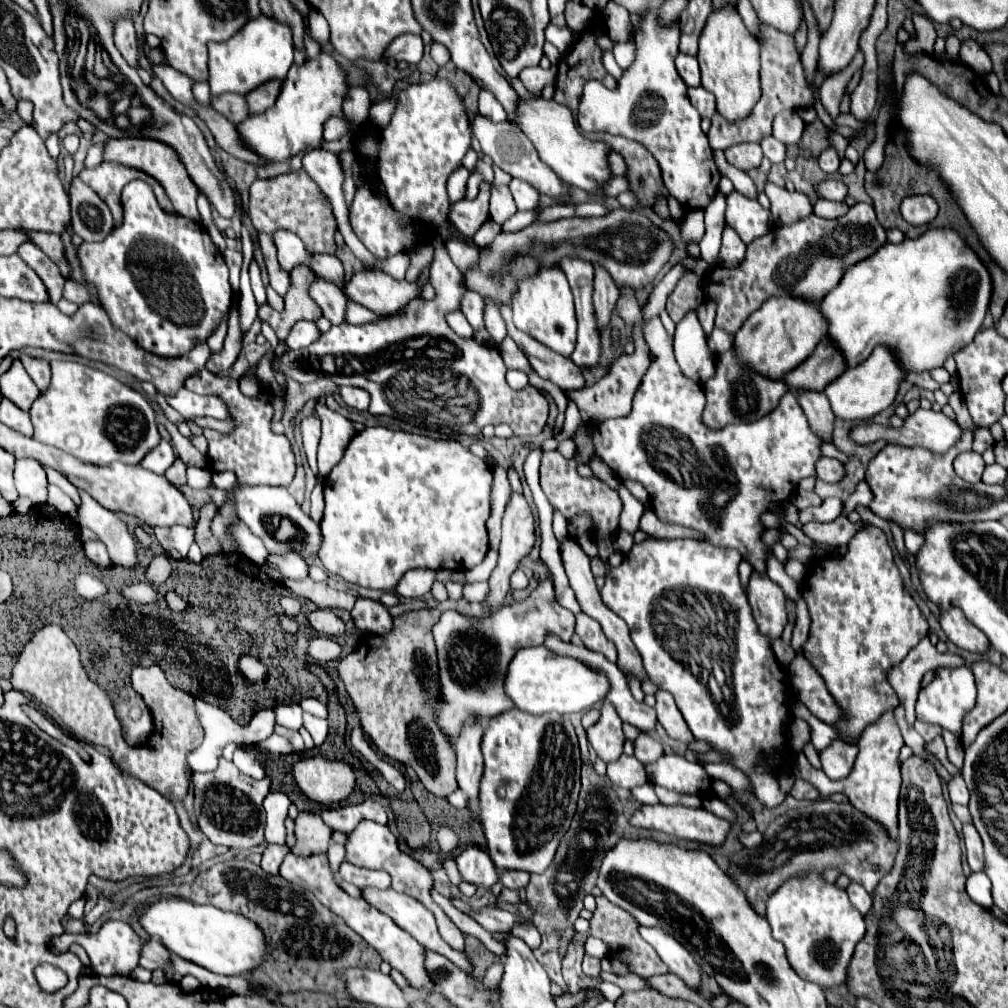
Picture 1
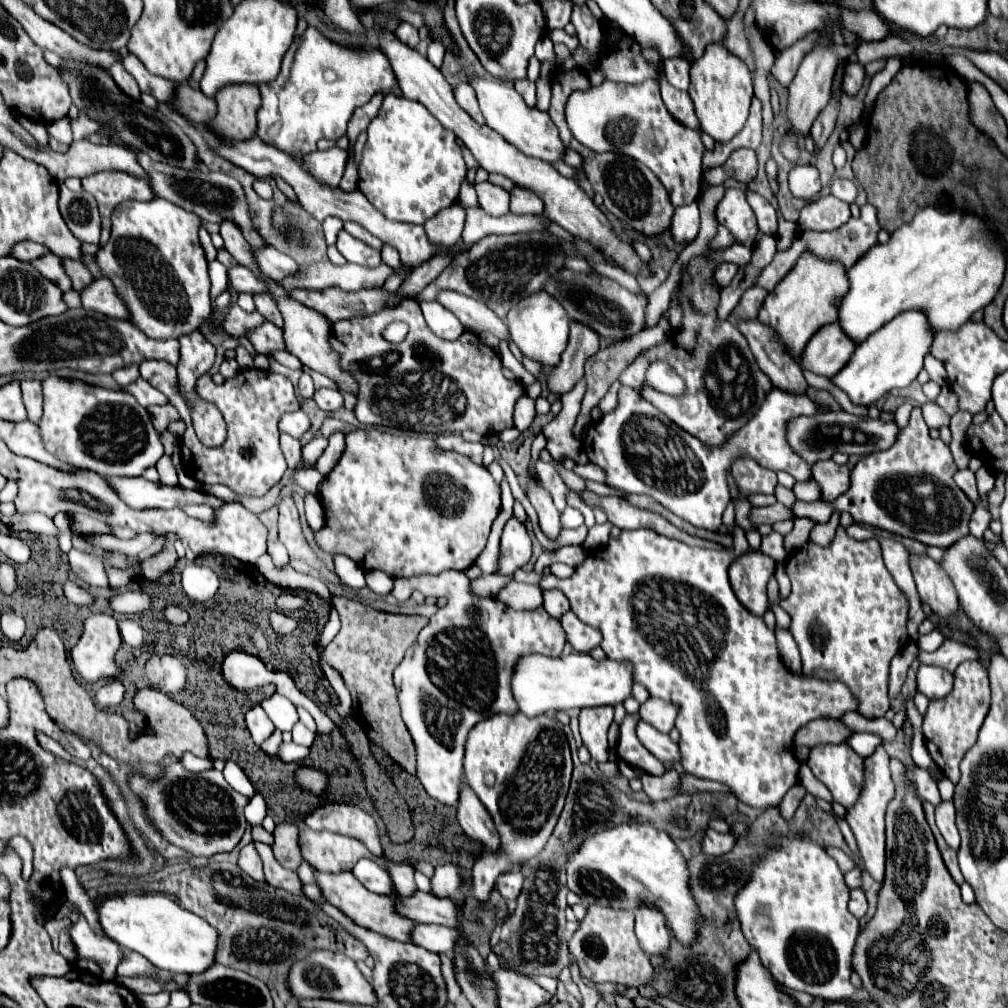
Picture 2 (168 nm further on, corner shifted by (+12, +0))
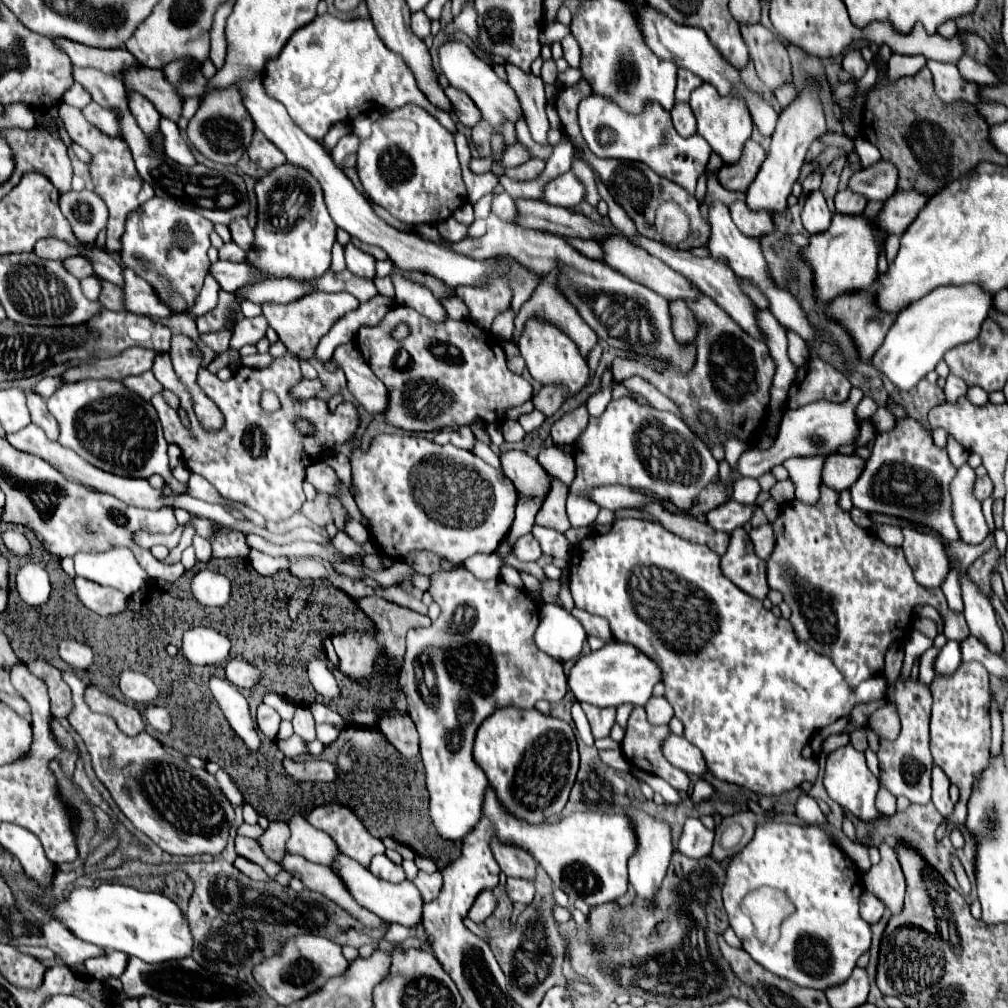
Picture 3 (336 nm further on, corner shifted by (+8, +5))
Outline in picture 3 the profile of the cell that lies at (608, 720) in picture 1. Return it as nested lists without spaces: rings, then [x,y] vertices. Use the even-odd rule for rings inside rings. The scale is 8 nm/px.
[[[582,703],[582,709],[590,721],[590,727],[592,727],[592,735],[596,739],[600,737],[608,737],[612,725],[614,725],[614,717],[616,717],[616,709],[614,707],[594,707],[590,703]]]

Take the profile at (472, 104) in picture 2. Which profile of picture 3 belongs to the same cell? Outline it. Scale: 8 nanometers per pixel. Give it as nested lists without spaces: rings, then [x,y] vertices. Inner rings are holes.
[[[446,87],[444,93],[452,103],[452,115],[458,123],[462,123],[464,127],[474,127],[482,119],[478,107],[472,103],[472,99],[464,91],[458,91],[454,87]]]

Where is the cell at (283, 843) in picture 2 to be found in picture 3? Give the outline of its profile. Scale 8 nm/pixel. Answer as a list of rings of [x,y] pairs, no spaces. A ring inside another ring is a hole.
[[[270,821],[266,833],[262,833],[258,837],[258,843],[260,843],[260,847],[262,847],[262,851],[266,853],[268,859],[280,861],[282,855],[286,853],[286,841],[288,841],[288,837],[290,837],[288,823]]]

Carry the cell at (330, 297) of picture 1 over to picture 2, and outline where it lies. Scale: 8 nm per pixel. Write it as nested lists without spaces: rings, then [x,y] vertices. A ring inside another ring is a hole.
[[[262,248],[262,250],[254,250],[254,258],[258,260],[262,272],[274,280],[282,280],[282,276],[290,276],[290,272],[294,272],[294,268],[300,268],[290,256],[274,250],[274,248]]]

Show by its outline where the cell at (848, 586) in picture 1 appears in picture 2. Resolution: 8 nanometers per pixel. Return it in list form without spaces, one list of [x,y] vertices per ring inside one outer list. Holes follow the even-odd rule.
[[[840,526],[832,544],[820,548],[812,542],[806,542],[798,556],[796,572],[790,572],[792,592],[780,604],[792,618],[790,634],[794,636],[800,654],[802,654],[802,672],[806,676],[822,678],[822,680],[838,680],[858,696],[858,712],[866,718],[884,716],[890,710],[888,698],[888,666],[894,654],[908,642],[906,620],[908,620],[908,596],[896,586],[892,574],[886,570],[882,560],[882,548],[878,538],[870,540],[854,540]]]

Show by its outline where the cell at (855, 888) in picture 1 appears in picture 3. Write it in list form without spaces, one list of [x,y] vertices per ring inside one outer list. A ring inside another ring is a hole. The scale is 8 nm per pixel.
[[[864,891],[862,897],[860,897],[860,915],[862,915],[862,919],[864,919],[866,923],[874,925],[874,923],[878,923],[878,921],[882,919],[882,915],[884,915],[884,903],[878,901],[874,895],[870,895],[868,891]]]

